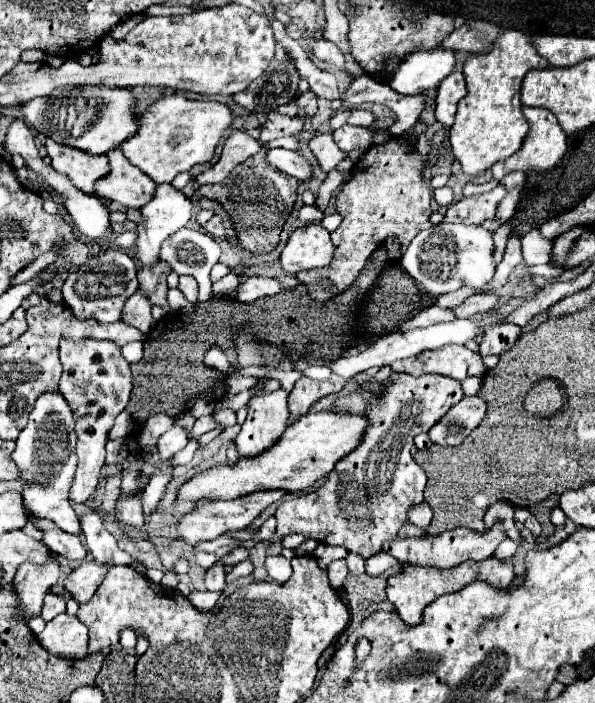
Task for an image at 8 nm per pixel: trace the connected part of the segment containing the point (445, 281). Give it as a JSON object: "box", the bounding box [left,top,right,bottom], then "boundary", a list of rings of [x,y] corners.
{"box":[401,222,495,296],"boundary":[[[441,222],[433,226],[431,232],[419,232],[413,238],[407,252],[401,256],[401,266],[425,292],[435,296],[455,292],[461,286],[473,286],[475,290],[481,290],[495,274],[493,250],[493,236],[483,226]]]}

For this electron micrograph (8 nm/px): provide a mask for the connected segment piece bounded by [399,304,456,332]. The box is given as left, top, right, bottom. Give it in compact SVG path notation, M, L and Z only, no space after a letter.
M433 304L415 314L413 318L410 318L407 322L401 325L399 330L406 332L407 330L412 330L414 328L427 327L441 322L454 321L455 319L456 317L449 309L444 309L436 304Z

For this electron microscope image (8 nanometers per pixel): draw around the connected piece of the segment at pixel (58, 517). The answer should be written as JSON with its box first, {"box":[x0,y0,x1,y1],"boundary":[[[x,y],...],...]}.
{"box":[11,392,81,534],"boundary":[[[45,392],[35,402],[33,412],[29,414],[27,426],[21,430],[19,438],[15,440],[15,452],[11,454],[11,460],[19,468],[19,478],[27,484],[23,488],[23,506],[25,514],[31,518],[45,518],[55,522],[63,532],[69,534],[81,534],[81,524],[71,508],[71,502],[67,498],[75,466],[77,466],[77,454],[75,454],[75,422],[71,416],[71,410],[67,408],[67,402],[59,392]]]}

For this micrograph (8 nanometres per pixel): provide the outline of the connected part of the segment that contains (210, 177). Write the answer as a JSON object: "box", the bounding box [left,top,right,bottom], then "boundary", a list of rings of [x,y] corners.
{"box":[195,130,261,186],"boundary":[[[233,130],[231,132],[231,142],[225,142],[219,162],[215,166],[211,166],[209,170],[205,170],[203,174],[199,174],[195,178],[195,182],[199,186],[203,186],[203,184],[217,184],[219,180],[225,180],[237,164],[245,162],[247,158],[251,158],[259,150],[261,150],[261,146],[259,146],[259,142],[251,134],[241,132],[241,130]]]}

